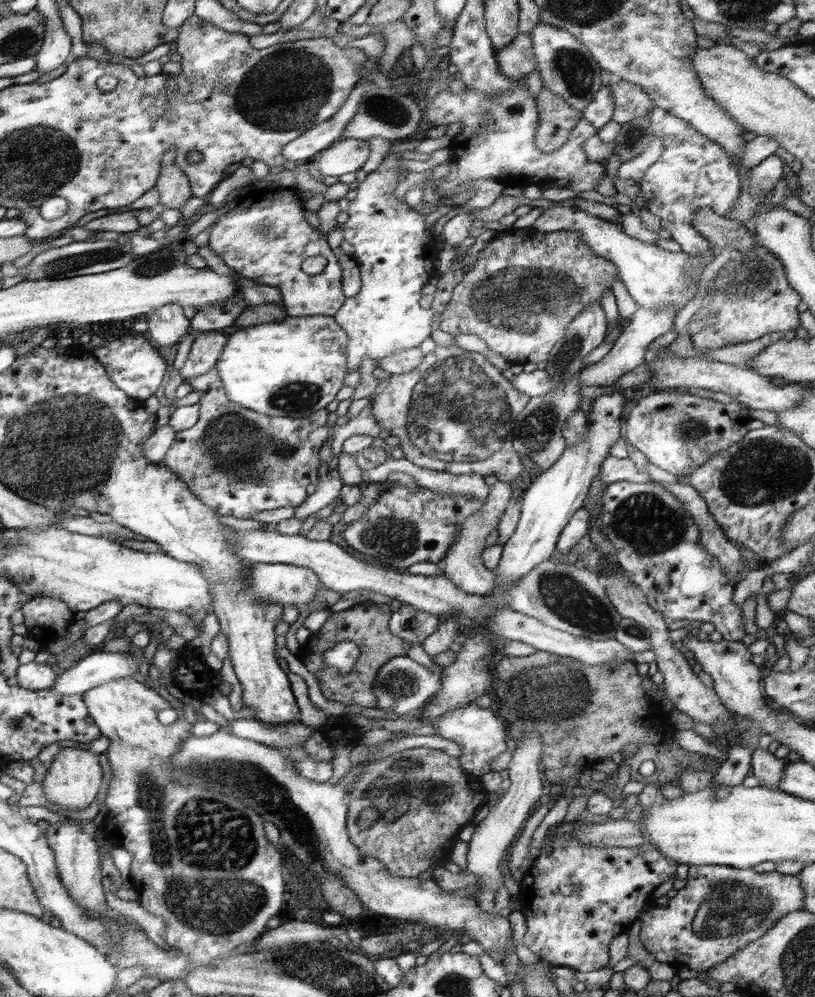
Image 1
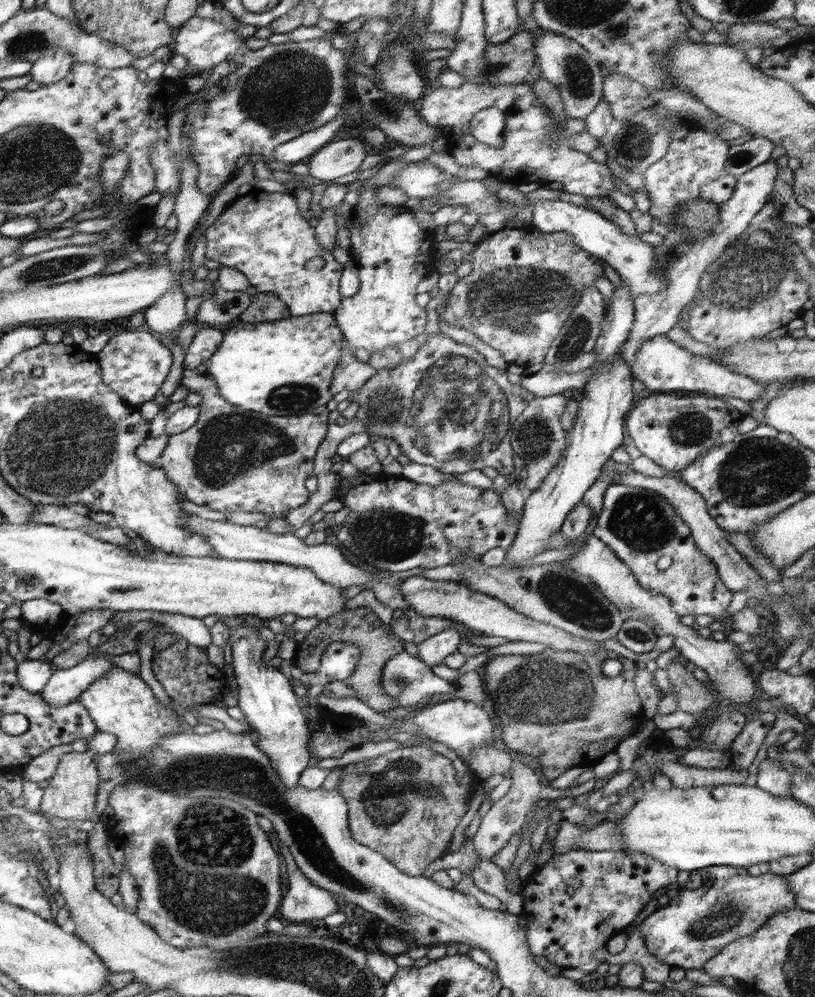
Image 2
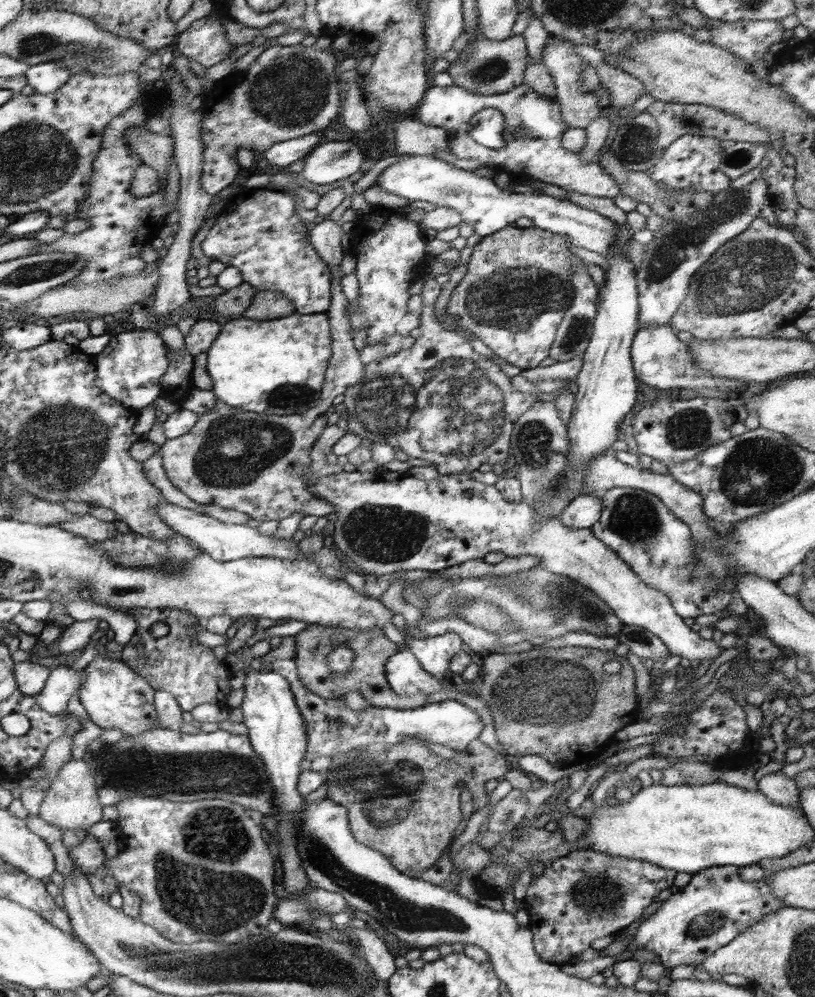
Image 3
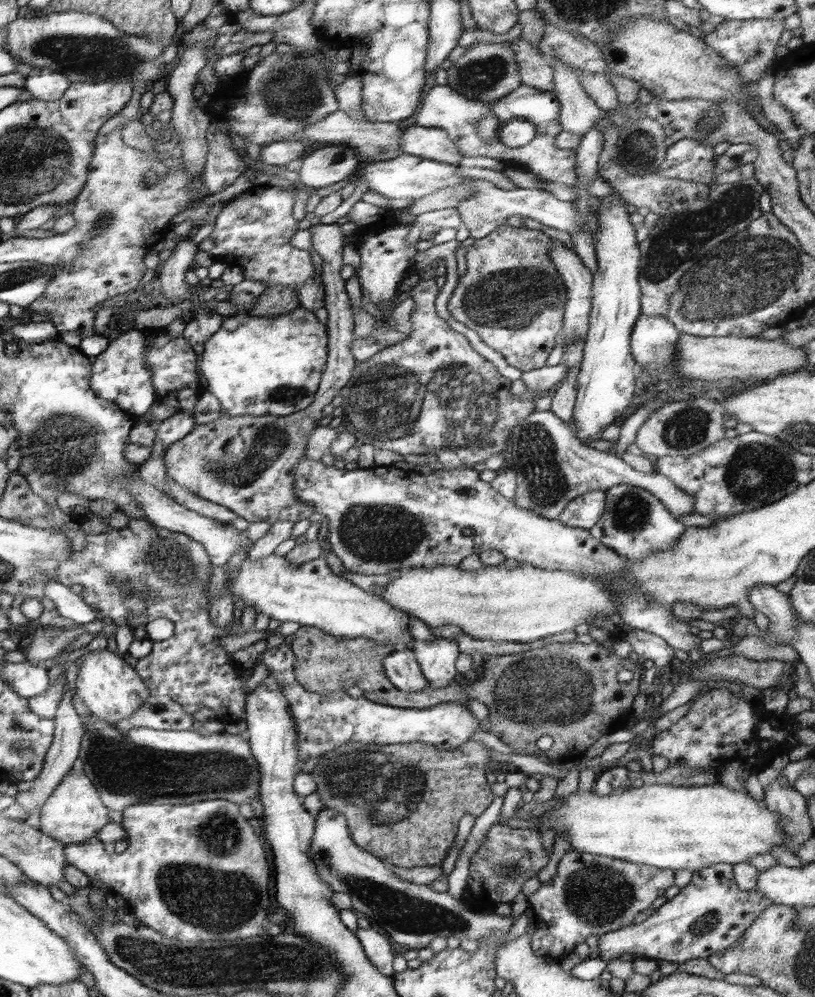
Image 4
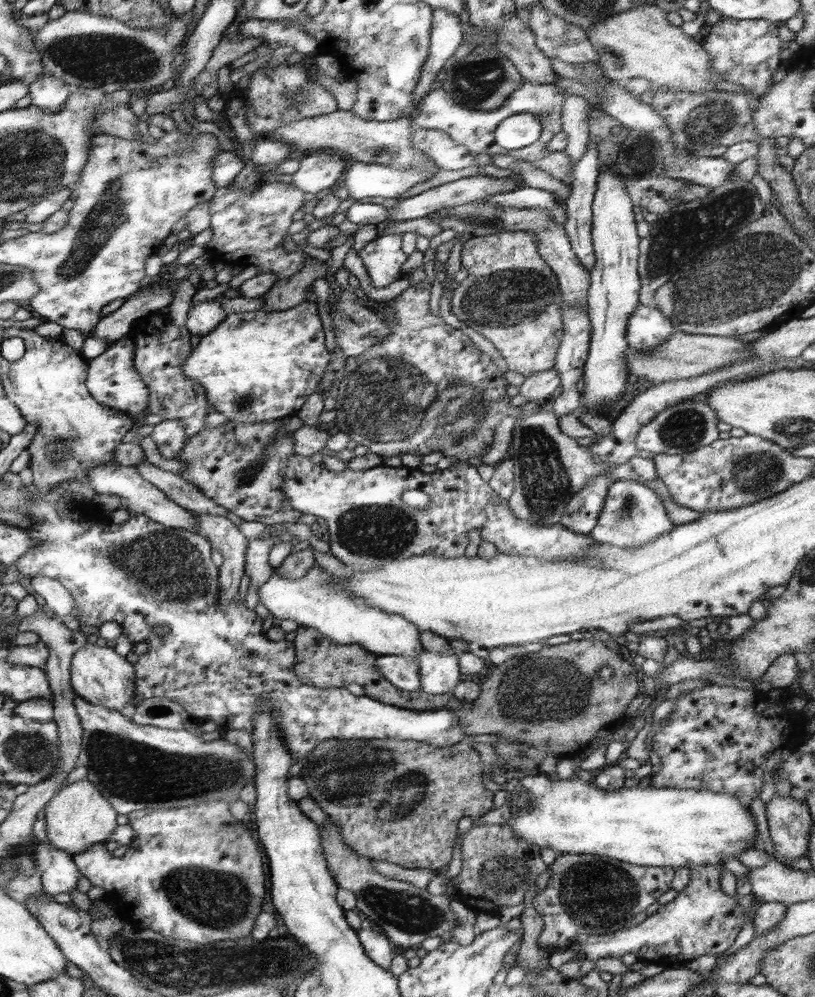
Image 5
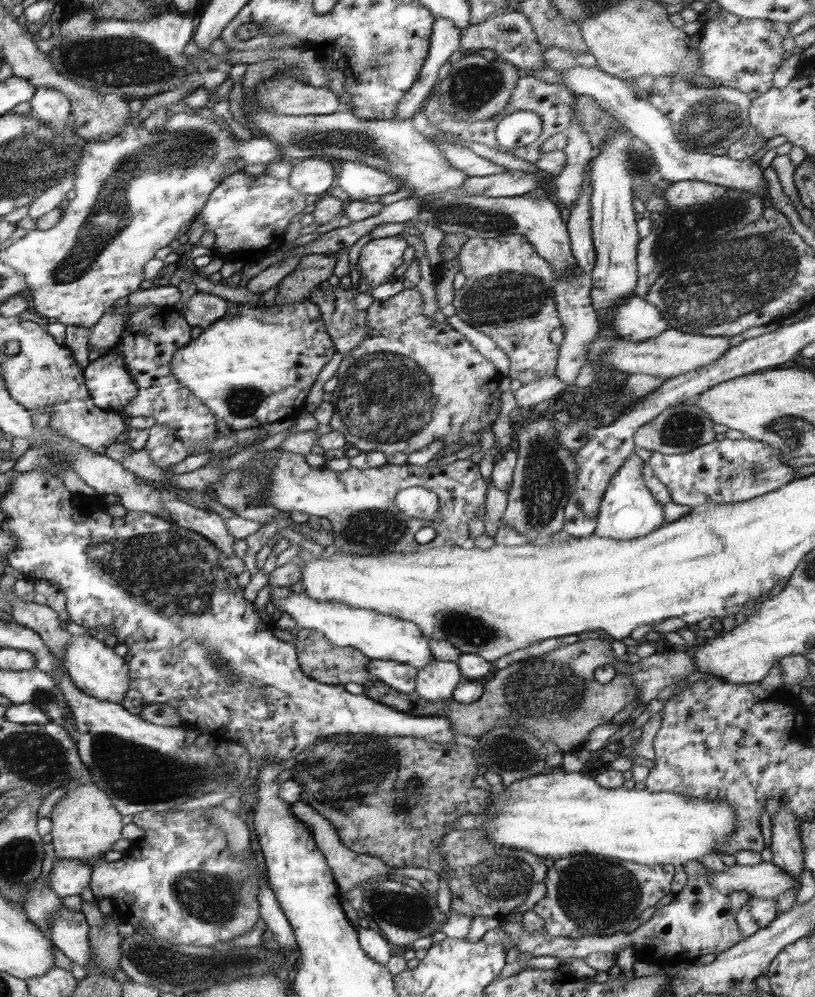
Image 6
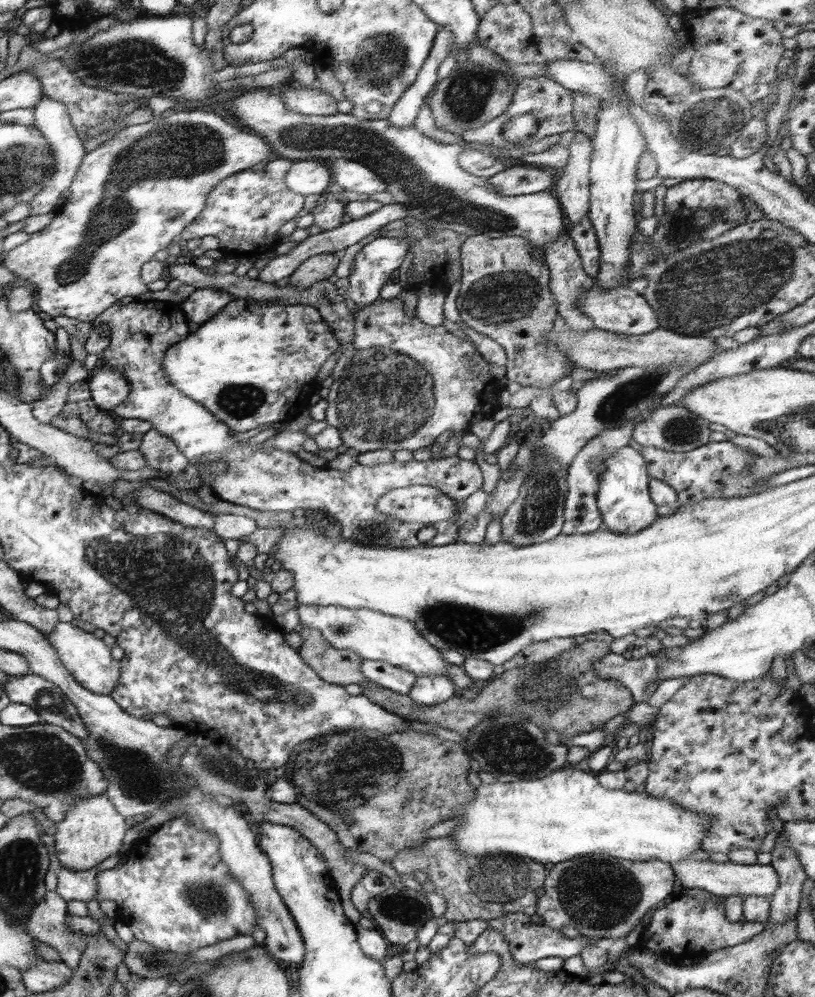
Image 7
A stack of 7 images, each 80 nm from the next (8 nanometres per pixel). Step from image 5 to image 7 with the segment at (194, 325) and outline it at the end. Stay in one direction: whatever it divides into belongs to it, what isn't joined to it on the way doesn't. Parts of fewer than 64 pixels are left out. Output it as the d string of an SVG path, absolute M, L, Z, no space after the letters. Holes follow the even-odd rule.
M198 288L182 299L180 307L188 320L200 325L214 318L232 299L229 292L219 288Z

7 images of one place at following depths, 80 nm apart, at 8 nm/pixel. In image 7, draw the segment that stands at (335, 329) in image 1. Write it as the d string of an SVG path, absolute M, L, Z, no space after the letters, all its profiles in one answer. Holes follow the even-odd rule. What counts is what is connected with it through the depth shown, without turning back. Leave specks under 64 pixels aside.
M236 298L232 299L232 302L229 302L214 318L211 318L204 324L200 324L195 332L190 332L180 343L173 344L172 347L169 347L164 360L164 370L165 376L168 378L170 384L174 385L177 389L181 389L192 400L205 405L211 413L214 413L214 416L218 417L218 420L225 421L230 429L236 430L236 432L248 432L248 430L258 428L262 424L291 421L298 414L308 409L310 407L308 400L312 394L310 390L313 390L312 386L317 386L316 378L318 371L322 368L322 364L328 362L330 356L336 350L339 350L338 347L339 342L335 339L331 328L326 324L326 321L315 306L303 304L290 305L284 302L278 302L277 300L265 302L248 300L247 298Z

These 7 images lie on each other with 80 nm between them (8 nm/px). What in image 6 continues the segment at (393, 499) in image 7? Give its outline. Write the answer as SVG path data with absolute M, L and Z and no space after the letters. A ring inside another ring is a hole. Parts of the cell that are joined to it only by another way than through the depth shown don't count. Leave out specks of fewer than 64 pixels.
M412 486L395 496L395 505L409 517L430 520L439 513L439 496L420 486Z

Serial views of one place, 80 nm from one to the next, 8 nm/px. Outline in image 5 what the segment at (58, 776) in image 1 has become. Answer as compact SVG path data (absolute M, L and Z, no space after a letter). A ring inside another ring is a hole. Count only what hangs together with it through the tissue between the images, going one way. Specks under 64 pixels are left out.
M87 778L62 787L45 808L45 833L48 840L70 856L82 854L93 844L104 844L116 828L116 811L106 797Z

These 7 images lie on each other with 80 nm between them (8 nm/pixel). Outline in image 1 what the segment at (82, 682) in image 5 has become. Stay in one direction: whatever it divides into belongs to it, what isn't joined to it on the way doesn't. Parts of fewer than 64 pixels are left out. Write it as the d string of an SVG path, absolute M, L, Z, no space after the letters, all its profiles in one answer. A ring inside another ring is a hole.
M123 678L114 682L101 684L85 693L85 704L88 706L89 713L97 722L97 726L101 729L101 735L106 736L110 740L108 749L105 751L109 758L108 762L113 770L113 778L110 781L108 793L106 796L106 806L109 815L113 816L116 821L116 834L120 841L119 846L132 854L131 869L129 870L131 882L134 883L133 888L142 898L140 904L154 916L164 918L167 927L165 941L189 956L191 966L199 966L199 964L210 964L213 960L225 958L231 954L236 947L252 943L258 939L258 936L266 930L266 924L272 916L276 916L282 910L282 894L286 892L286 880L284 880L284 866L282 866L282 856L272 844L270 840L264 836L264 820L260 818L261 813L255 809L242 804L241 800L229 797L227 794L213 791L212 789L202 789L194 785L182 786L181 782L173 779L173 768L171 767L171 758L177 753L181 743L192 735L192 724L183 716L183 710L177 710L178 718L174 724L164 726L158 720L158 713L165 709L172 708L170 702L164 699L158 692L154 691L152 686L140 683L133 678Z

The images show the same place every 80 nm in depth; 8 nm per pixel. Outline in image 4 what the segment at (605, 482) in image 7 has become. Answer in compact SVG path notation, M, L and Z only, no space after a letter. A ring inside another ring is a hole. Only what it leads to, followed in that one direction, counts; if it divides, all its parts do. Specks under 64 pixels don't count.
M618 484L607 490L605 511L589 531L594 538L629 562L639 562L657 550L669 550L686 529L687 526L672 516L651 492L632 485Z

